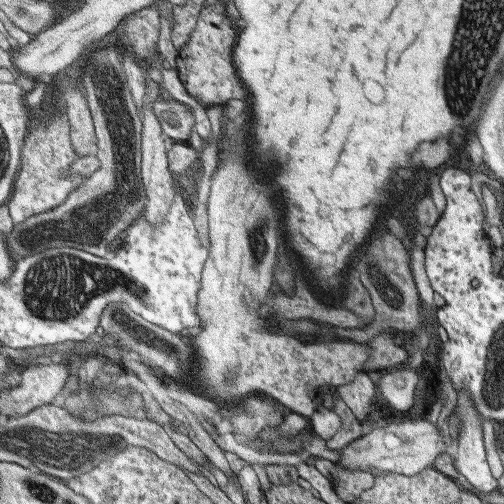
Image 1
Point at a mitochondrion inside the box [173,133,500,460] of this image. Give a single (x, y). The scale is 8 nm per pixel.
(392, 294)

